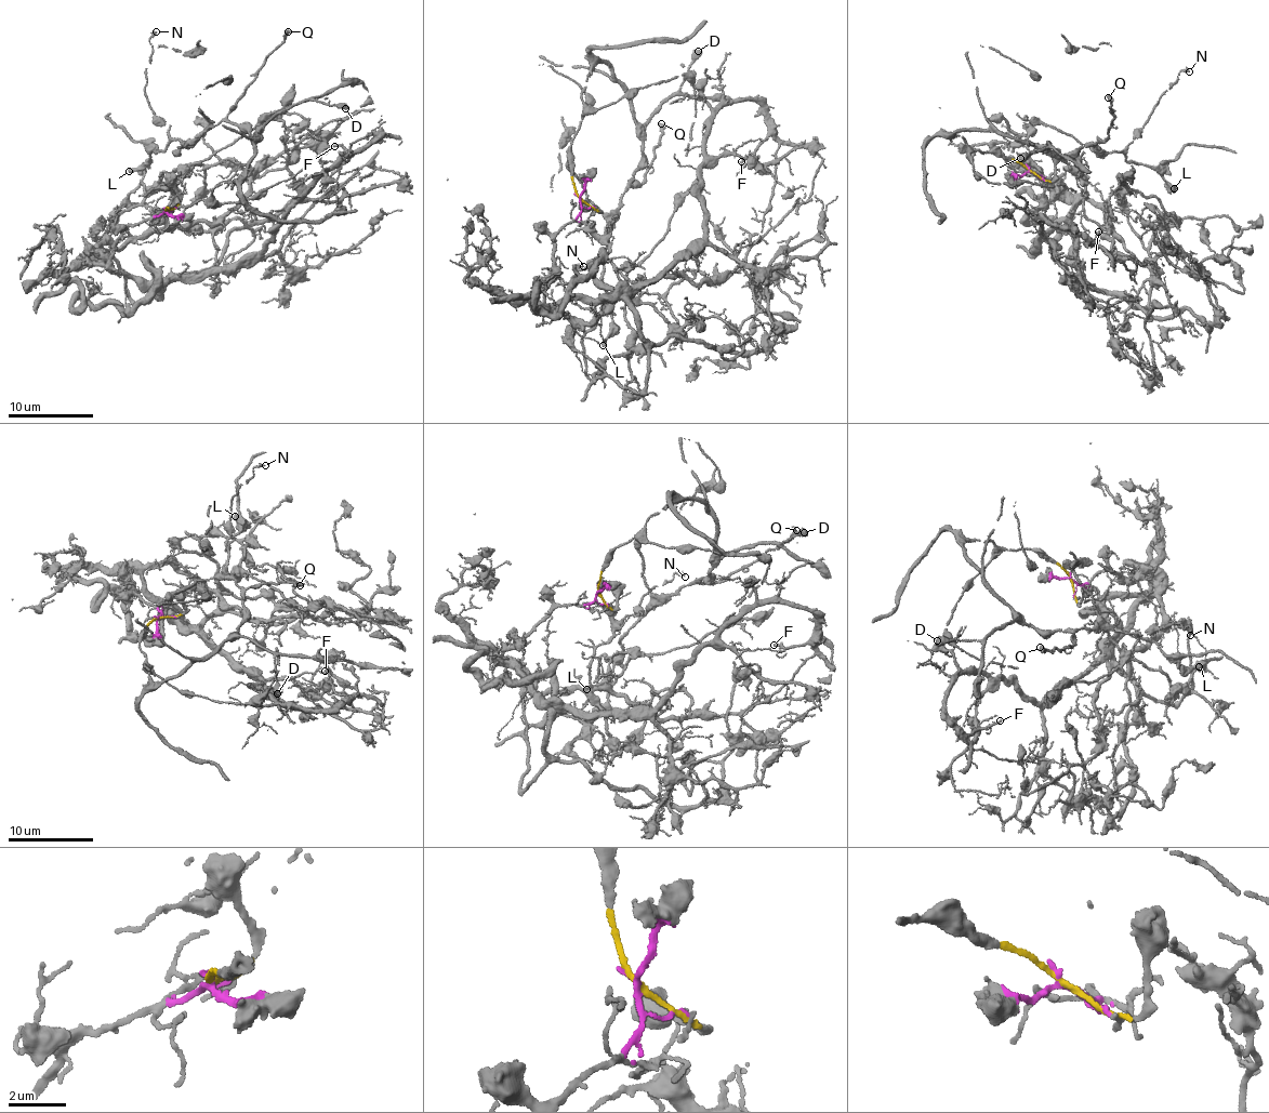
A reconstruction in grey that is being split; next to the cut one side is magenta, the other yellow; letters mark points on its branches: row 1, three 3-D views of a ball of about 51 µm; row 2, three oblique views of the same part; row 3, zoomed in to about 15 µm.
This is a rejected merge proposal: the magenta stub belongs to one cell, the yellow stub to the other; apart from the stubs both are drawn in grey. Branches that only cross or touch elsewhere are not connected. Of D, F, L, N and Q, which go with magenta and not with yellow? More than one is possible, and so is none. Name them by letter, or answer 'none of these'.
F

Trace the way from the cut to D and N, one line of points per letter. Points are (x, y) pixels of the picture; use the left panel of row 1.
D: (167, 210), (209, 198), (211, 188), (238, 177), (254, 153), (256, 132), (286, 108), (309, 100), (346, 109)
N: (167, 210), (243, 172), (260, 136), (228, 119), (187, 142), (172, 136), (145, 91), (157, 31)

